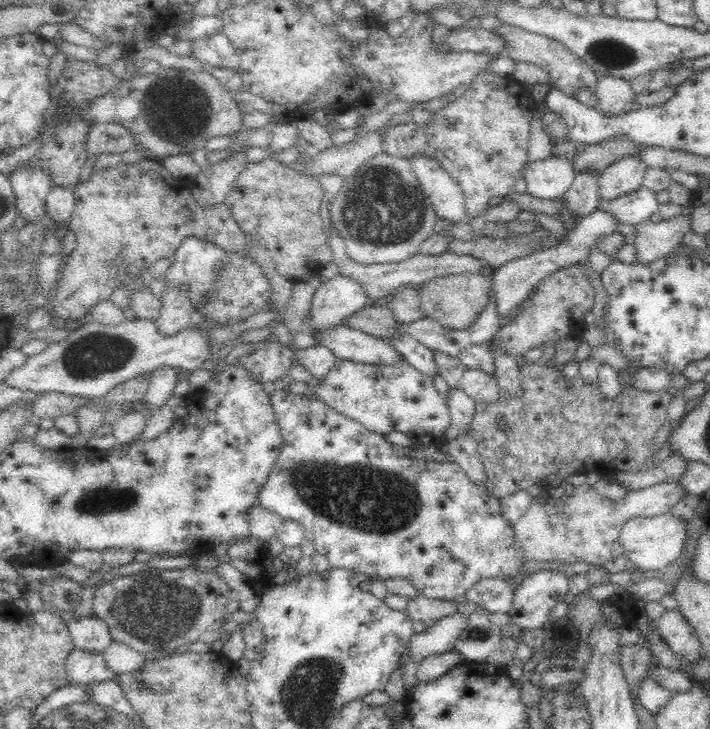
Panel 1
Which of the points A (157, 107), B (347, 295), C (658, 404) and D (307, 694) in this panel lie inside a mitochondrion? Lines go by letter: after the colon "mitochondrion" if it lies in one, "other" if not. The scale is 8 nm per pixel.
A: mitochondrion
B: other
C: other
D: mitochondrion

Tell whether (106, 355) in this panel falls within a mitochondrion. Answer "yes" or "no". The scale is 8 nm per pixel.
yes

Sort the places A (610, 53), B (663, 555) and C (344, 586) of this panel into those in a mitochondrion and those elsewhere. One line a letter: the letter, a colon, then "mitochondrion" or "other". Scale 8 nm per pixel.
A: mitochondrion
B: other
C: other

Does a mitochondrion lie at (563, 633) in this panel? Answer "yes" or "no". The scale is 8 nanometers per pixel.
no

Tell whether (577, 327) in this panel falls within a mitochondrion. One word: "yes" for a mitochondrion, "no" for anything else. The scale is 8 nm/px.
no

